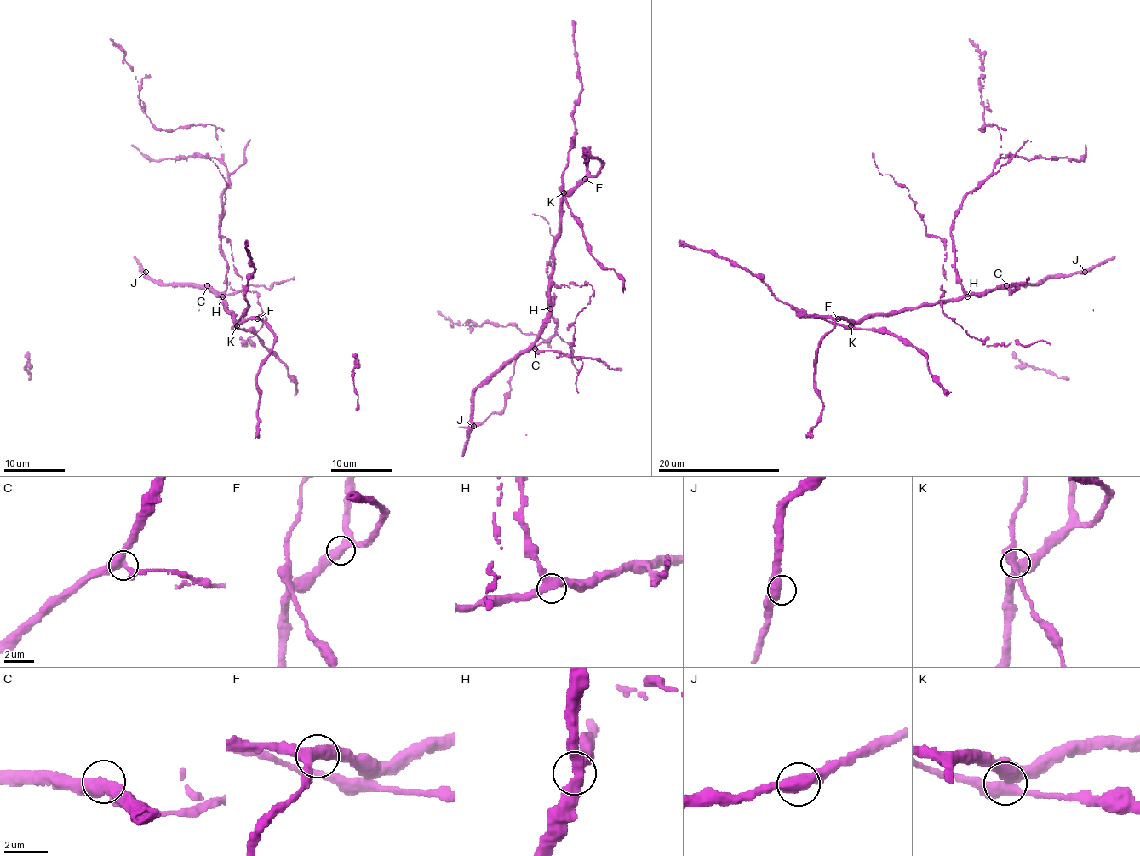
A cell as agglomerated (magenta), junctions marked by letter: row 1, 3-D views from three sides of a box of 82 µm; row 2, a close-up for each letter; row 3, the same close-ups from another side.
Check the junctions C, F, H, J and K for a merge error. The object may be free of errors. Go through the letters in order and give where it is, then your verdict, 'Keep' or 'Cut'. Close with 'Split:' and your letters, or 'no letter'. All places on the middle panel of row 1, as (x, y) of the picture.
C: Place: (535, 348). Keep
F: Place: (585, 179). Keep
H: Place: (550, 308). Keep
J: Place: (473, 426). Keep
K: Place: (564, 192). Cut
Split: K

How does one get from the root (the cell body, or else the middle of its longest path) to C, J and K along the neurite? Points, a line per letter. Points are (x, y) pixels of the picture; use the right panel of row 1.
C: (956, 274), (958, 282), (965, 291), (985, 293), (1006, 285)
J: (956, 274), (958, 282), (965, 291), (985, 293), (1011, 285), (1039, 285), (1049, 276), (1071, 276), (1085, 272)
K: (956, 274), (964, 293), (954, 299), (940, 299), (933, 303), (921, 303), (890, 314), (863, 316), (851, 325)

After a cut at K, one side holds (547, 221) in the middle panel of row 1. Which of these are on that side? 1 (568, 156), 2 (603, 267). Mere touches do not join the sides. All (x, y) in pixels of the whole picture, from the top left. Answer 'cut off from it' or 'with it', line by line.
1: cut off from it
2: cut off from it

